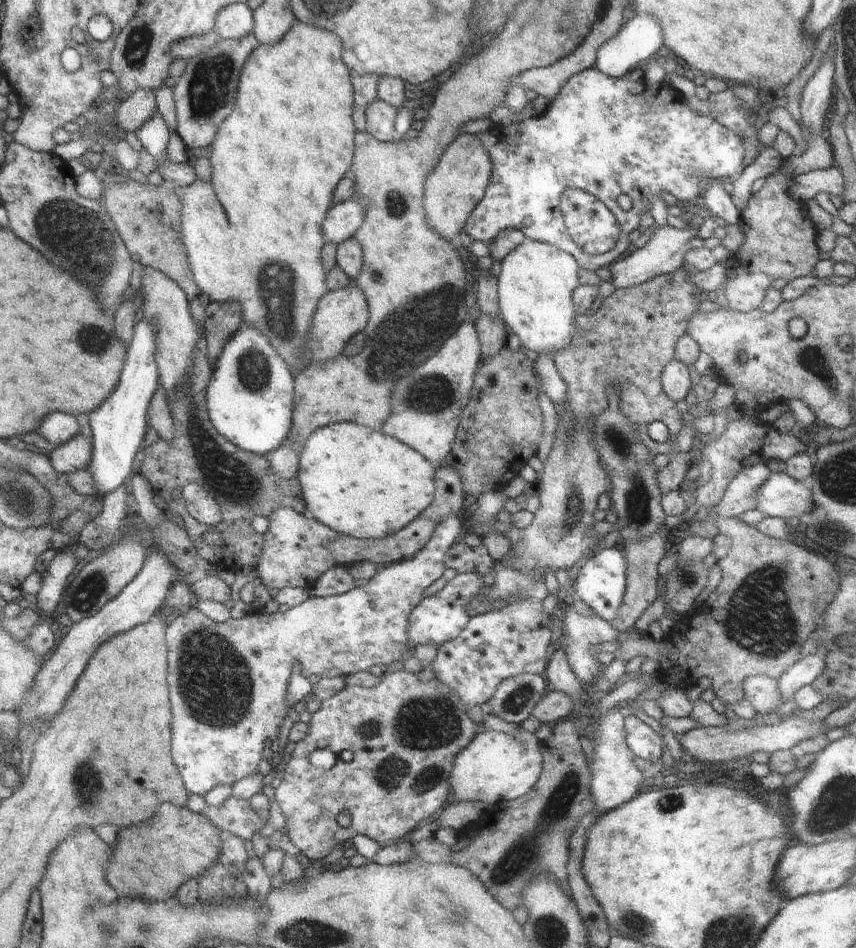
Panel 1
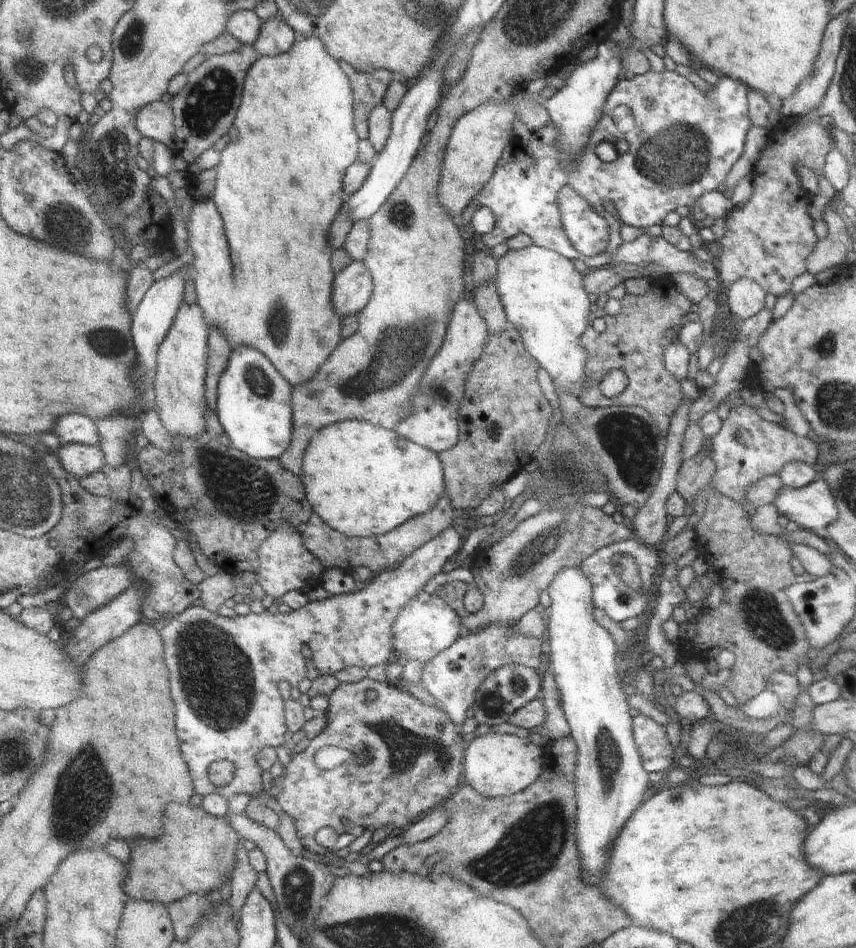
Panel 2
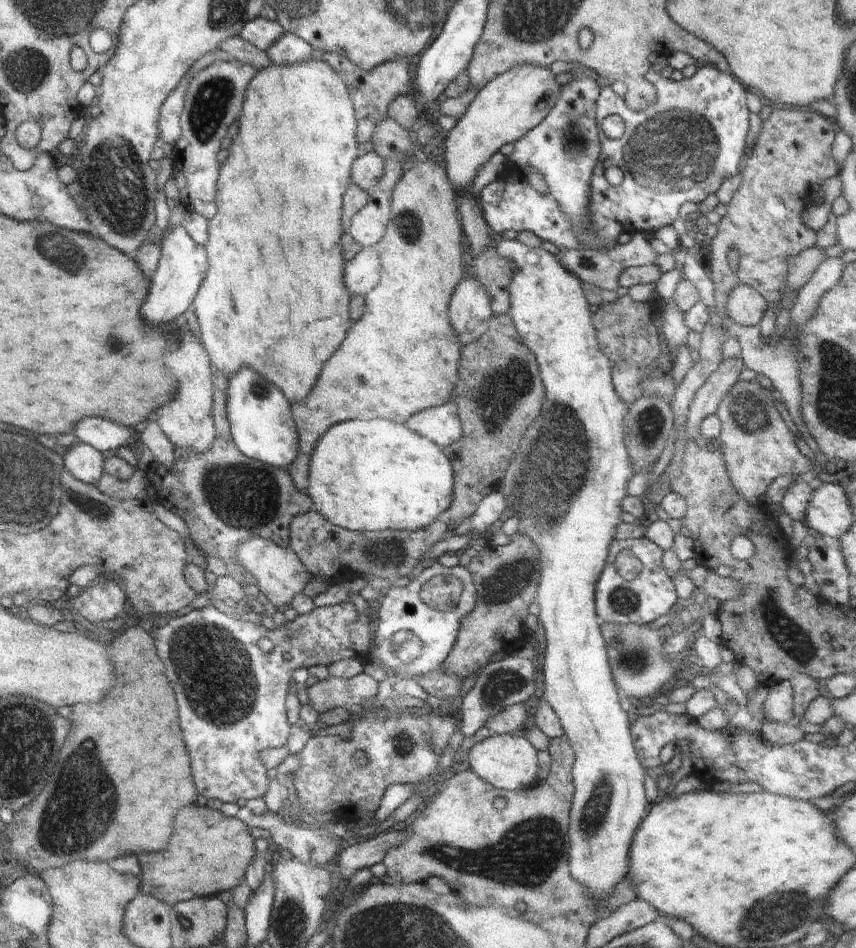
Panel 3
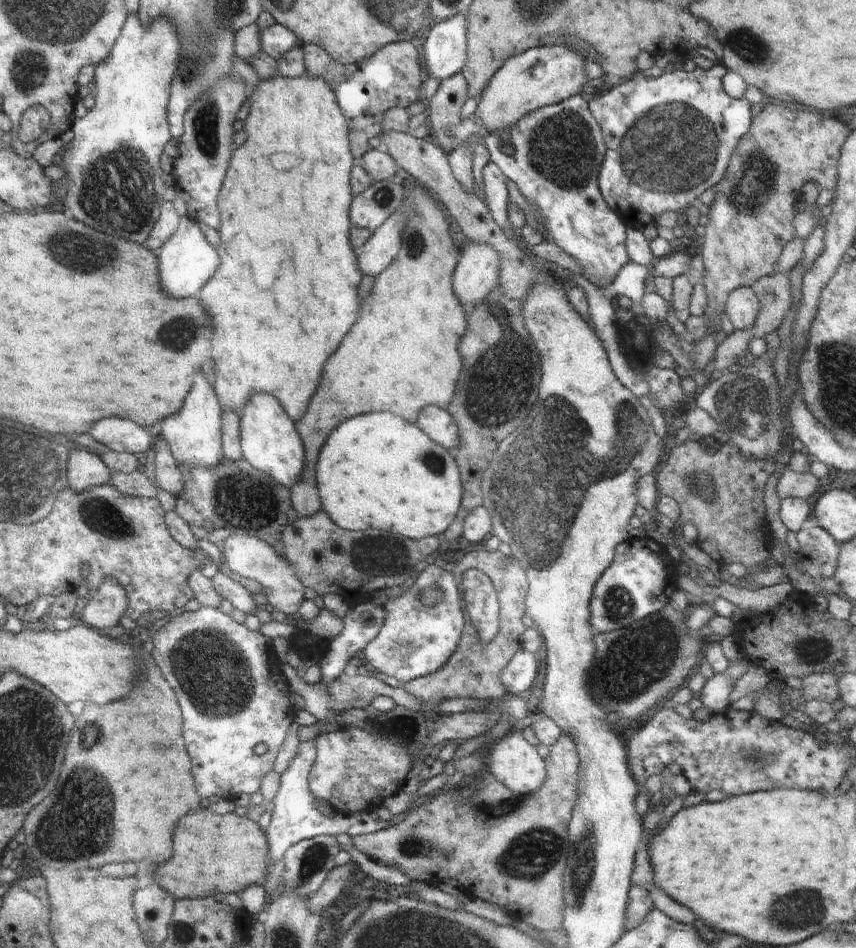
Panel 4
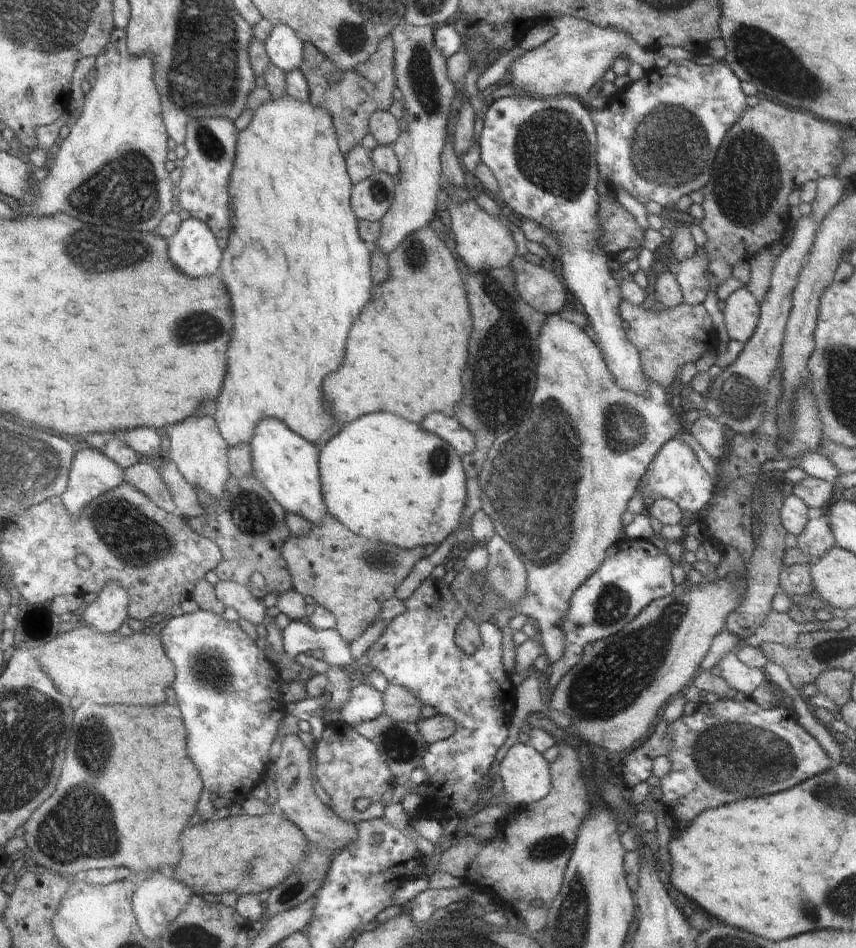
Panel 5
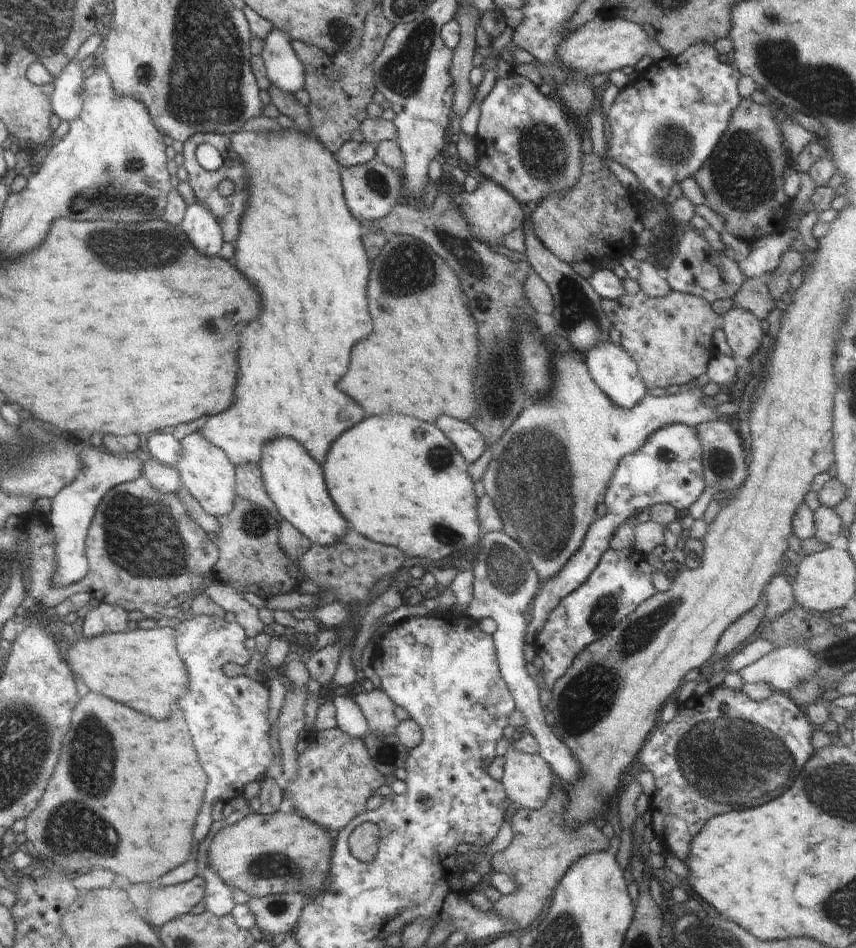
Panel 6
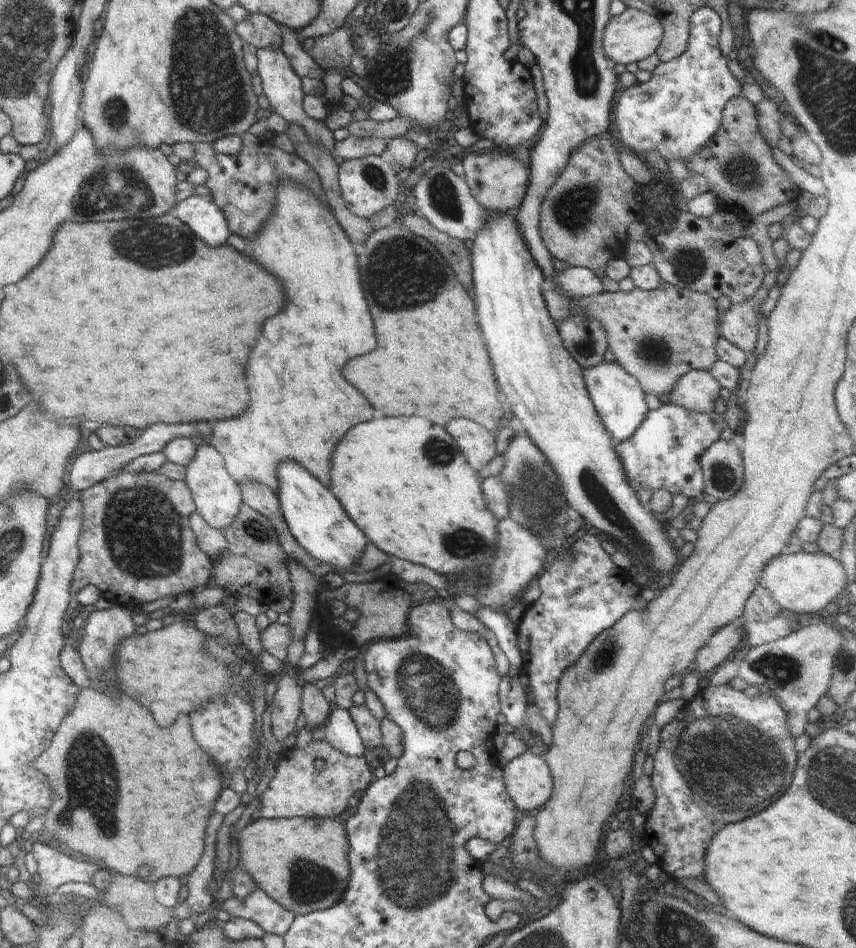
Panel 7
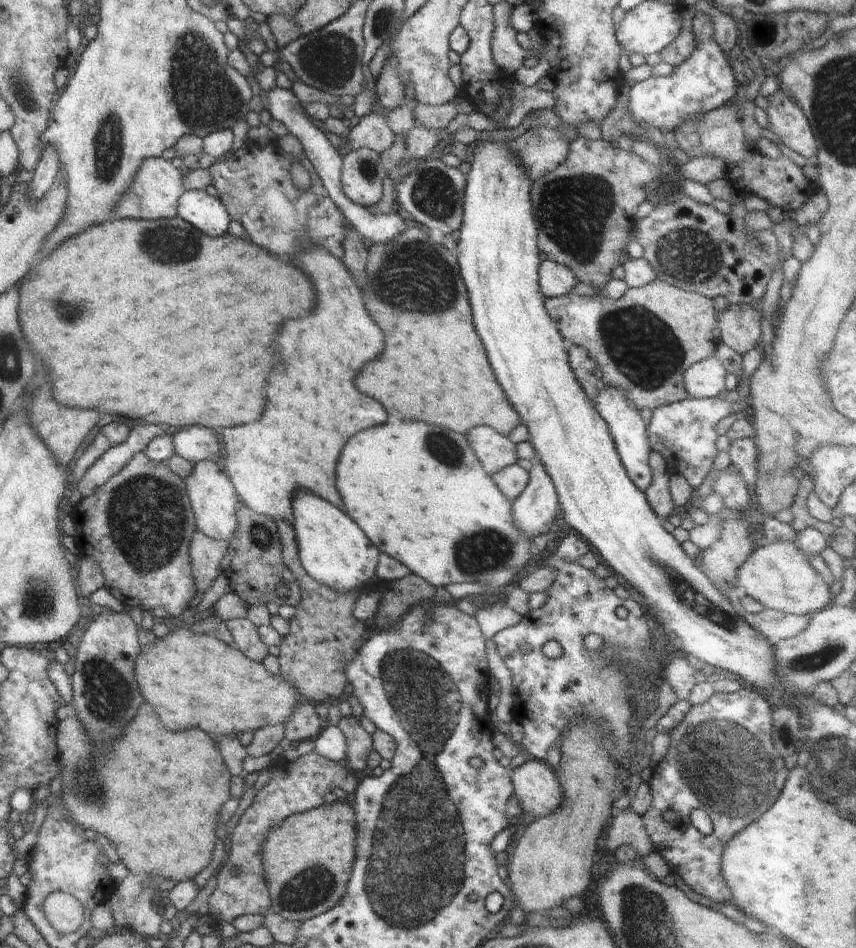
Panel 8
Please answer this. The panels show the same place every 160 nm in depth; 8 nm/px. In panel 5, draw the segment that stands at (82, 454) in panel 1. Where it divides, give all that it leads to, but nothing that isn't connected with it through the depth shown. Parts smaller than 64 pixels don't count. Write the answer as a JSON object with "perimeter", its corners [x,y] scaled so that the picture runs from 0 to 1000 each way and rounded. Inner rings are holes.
{"perimeter":[[[97,469],[84,487],[84,504],[78,519],[71,521],[77,538],[90,545],[102,532],[145,508],[145,497],[118,475]]]}

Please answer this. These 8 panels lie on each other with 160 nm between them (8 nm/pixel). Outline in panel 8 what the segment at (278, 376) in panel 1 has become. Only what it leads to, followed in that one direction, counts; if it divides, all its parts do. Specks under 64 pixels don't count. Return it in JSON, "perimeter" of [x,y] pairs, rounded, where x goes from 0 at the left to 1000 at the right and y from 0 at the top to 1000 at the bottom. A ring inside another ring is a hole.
{"perimeter":[[[357,516],[345,519],[340,537],[340,554],[355,601],[364,610],[396,623],[424,620],[425,615],[438,607],[444,582],[416,551],[383,527]]]}

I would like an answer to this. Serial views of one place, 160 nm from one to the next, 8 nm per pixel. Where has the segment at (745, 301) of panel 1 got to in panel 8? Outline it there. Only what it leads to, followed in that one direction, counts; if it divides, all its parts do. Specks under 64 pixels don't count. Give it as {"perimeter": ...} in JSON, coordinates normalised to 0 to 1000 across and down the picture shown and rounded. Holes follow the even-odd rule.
{"perimeter":[[[855,322],[839,330],[842,361],[869,374],[889,361],[889,329],[876,322]]]}

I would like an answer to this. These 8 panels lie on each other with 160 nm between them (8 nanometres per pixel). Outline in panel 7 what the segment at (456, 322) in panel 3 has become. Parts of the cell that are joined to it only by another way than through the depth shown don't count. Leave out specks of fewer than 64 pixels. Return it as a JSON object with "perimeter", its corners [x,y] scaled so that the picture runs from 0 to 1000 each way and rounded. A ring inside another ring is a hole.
{"perimeter":[[[581,156],[561,160],[549,161],[541,167],[543,179],[543,191],[549,197],[550,204],[556,211],[571,224],[577,227],[602,227],[610,215],[612,204],[618,191],[618,175],[614,176],[604,170],[593,160]]]}

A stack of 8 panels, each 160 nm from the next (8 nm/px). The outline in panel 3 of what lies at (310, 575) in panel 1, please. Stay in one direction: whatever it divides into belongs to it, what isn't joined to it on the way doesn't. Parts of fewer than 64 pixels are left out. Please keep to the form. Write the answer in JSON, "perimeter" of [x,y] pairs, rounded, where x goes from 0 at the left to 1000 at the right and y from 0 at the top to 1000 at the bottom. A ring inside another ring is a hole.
{"perimeter":[[[301,565],[285,572],[285,574],[280,574],[276,578],[273,589],[283,599],[298,608],[298,615],[304,624],[311,629],[314,636],[320,638],[324,643],[336,641],[340,638],[341,631],[354,624],[359,615],[366,610],[357,603],[357,599],[350,593],[347,584],[338,577],[325,577],[318,570]]]}

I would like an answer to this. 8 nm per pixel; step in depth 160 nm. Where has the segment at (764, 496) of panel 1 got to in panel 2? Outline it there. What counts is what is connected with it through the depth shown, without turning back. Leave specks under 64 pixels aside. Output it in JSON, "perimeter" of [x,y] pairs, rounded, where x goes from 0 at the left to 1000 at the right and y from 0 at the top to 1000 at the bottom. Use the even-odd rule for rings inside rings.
{"perimeter":[[[959,501],[939,515],[921,515],[914,512],[903,532],[909,537],[908,540],[918,544],[922,550],[957,564],[963,563],[965,557],[977,551],[981,542],[970,513]]]}

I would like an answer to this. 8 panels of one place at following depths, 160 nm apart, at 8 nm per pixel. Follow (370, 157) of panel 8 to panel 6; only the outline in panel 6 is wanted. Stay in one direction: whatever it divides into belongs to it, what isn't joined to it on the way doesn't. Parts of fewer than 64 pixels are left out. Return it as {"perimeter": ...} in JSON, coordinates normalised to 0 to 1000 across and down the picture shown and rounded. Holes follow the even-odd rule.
{"perimeter":[[[442,167],[411,175],[398,181],[401,204],[408,223],[425,236],[449,230],[472,208],[471,190]]]}

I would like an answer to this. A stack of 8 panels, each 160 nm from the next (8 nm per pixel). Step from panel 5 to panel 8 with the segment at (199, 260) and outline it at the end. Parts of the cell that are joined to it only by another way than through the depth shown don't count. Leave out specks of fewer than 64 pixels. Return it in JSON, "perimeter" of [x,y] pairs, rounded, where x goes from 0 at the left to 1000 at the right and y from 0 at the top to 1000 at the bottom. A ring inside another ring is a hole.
{"perimeter":[[[229,199],[215,201],[207,228],[248,249],[261,249],[269,236],[259,208],[243,207],[241,203]]]}

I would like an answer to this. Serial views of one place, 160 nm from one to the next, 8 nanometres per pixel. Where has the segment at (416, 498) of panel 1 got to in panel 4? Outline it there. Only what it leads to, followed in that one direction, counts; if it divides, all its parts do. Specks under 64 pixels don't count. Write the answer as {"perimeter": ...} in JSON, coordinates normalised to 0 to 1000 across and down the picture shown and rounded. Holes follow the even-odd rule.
{"perimeter":[[[456,435],[398,445],[376,468],[369,504],[375,537],[397,557],[450,559],[481,570],[519,563],[541,522],[539,500],[525,474]]]}

